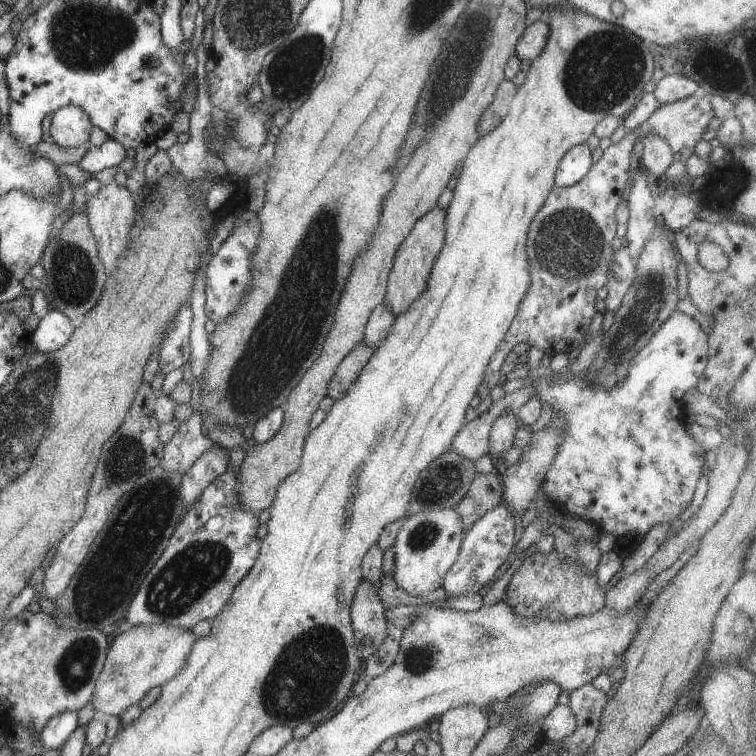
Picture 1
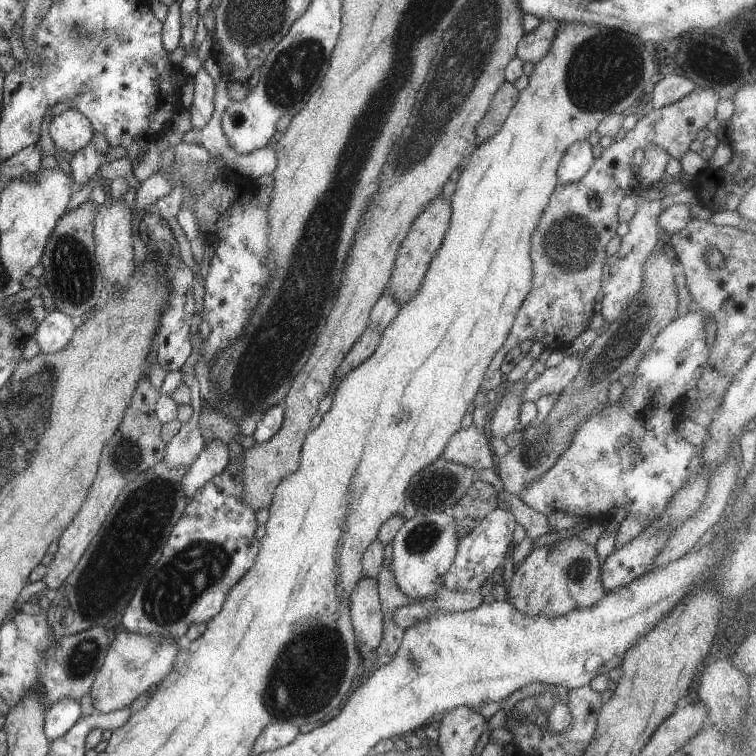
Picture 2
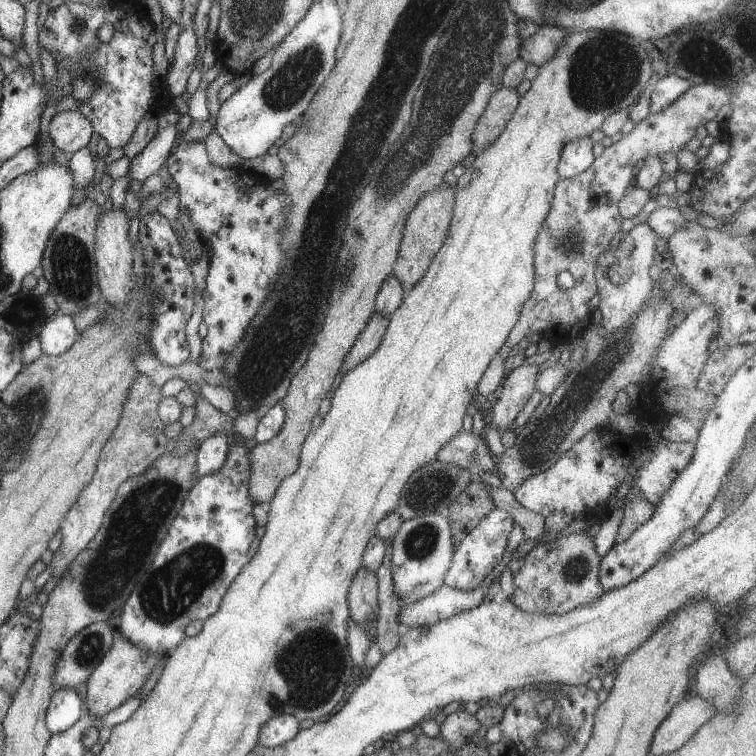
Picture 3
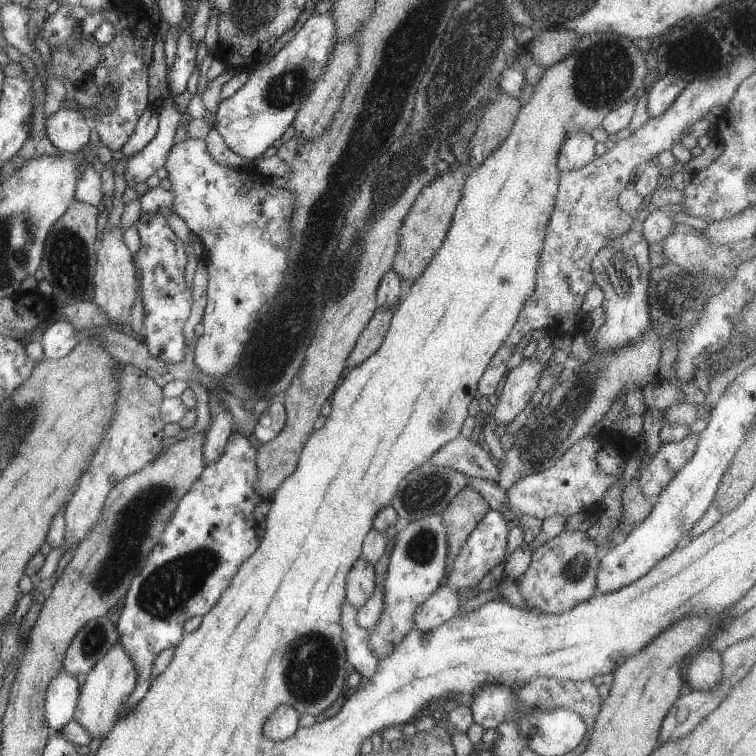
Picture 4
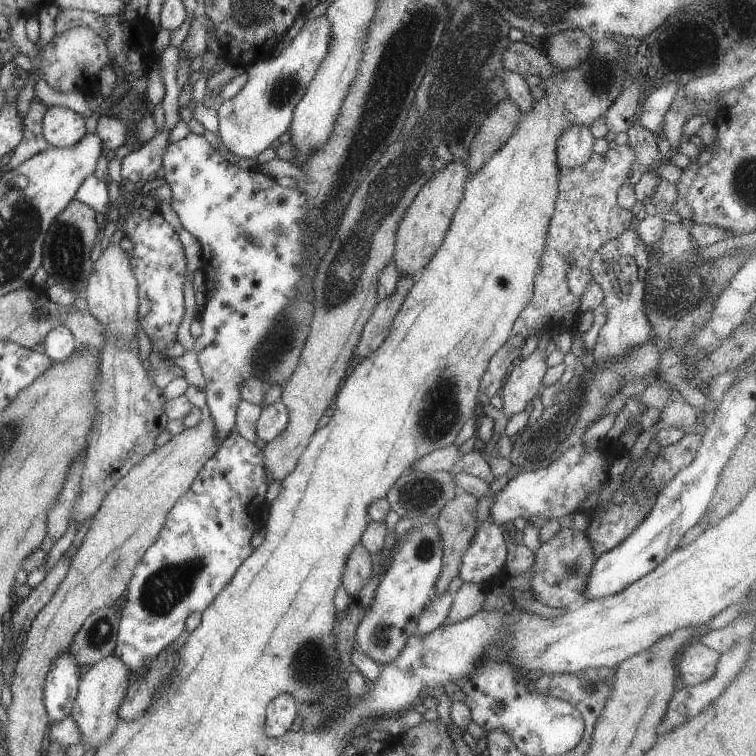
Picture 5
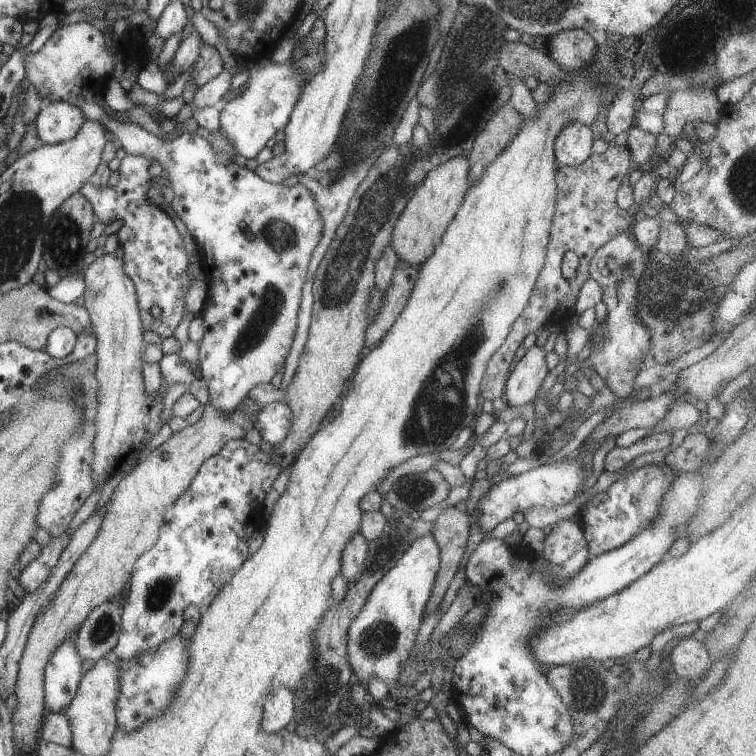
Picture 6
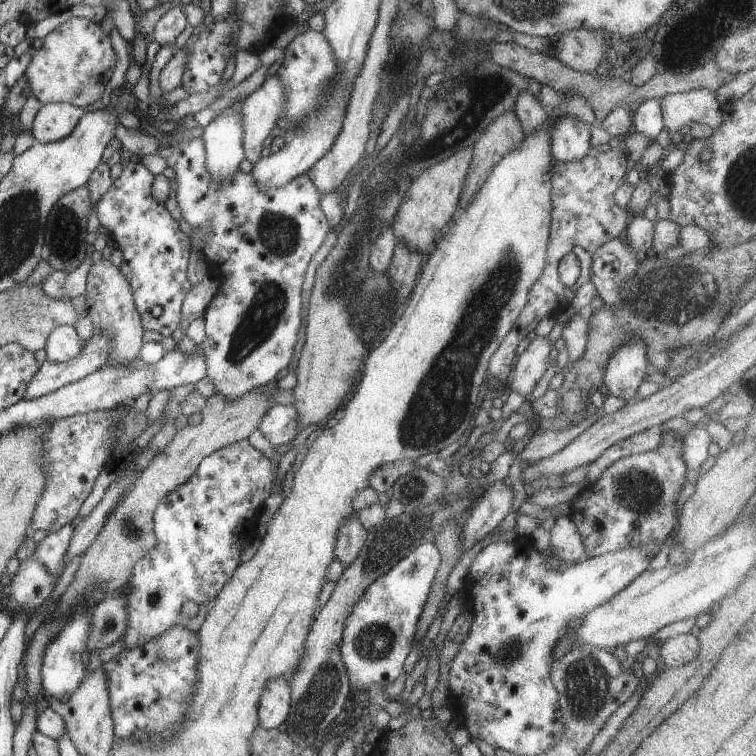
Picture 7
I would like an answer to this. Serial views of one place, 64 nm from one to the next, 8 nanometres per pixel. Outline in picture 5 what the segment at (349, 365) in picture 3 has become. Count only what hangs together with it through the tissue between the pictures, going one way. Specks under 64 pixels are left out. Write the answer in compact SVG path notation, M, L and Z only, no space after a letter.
M398 274L397 284L395 284L393 292L385 297L385 300L376 303L367 322L363 325L361 338L359 338L359 342L357 342L355 350L353 350L355 360L371 354L385 340L385 337L389 334L393 316L401 308L401 303L405 300L405 296L413 286L415 279L416 277L411 274L405 274L405 276Z

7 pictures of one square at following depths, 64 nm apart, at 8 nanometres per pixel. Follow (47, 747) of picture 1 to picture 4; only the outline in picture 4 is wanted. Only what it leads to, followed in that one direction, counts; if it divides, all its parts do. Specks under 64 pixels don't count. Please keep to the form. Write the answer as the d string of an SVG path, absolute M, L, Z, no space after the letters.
M57 668L57 674L49 682L45 696L45 722L50 729L58 732L73 719L73 712L77 706L79 691L75 676Z

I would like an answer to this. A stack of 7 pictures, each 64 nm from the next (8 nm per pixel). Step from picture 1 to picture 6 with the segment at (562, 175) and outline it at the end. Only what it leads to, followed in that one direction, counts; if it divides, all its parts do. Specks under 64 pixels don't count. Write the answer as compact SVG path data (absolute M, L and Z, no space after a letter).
M571 122L561 128L554 140L554 157L557 164L577 166L592 152L591 130L587 125Z

